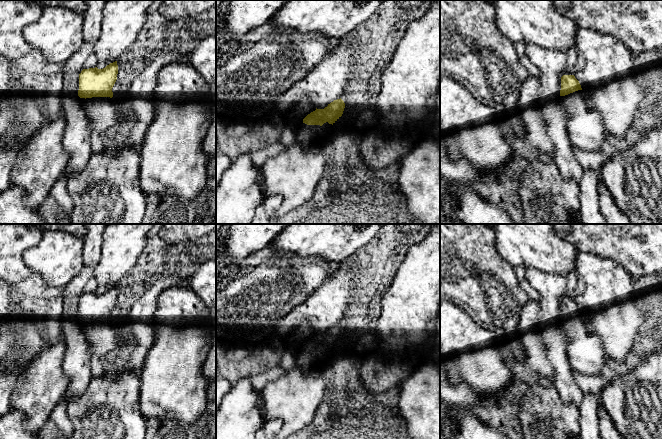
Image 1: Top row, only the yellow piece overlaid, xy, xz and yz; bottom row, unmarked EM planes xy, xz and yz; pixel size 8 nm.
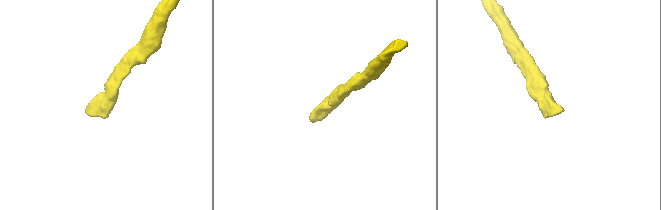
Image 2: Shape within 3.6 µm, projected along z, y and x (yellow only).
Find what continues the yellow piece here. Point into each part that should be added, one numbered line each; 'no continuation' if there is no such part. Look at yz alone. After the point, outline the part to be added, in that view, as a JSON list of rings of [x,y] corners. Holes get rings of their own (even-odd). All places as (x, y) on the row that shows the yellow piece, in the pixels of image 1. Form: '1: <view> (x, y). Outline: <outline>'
1: yz (585, 129). Outline: [[[584,91],[562,96],[568,114],[567,132],[574,147],[588,152],[601,151],[607,130],[598,113],[587,102]]]

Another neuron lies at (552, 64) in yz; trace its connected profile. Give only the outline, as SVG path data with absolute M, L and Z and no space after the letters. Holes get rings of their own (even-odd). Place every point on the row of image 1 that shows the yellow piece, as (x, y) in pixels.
M526 43L526 54L539 70L538 98L553 146L551 159L559 168L562 177L573 180L578 186L585 169L575 157L574 146L567 132L569 118L560 95L561 77L571 75L567 68L575 66L577 52L576 47L565 50L547 49Z

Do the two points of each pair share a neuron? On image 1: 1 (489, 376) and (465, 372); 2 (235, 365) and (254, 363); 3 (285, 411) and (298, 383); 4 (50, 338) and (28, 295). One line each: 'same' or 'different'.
1: same
2: same
3: same
4: same

